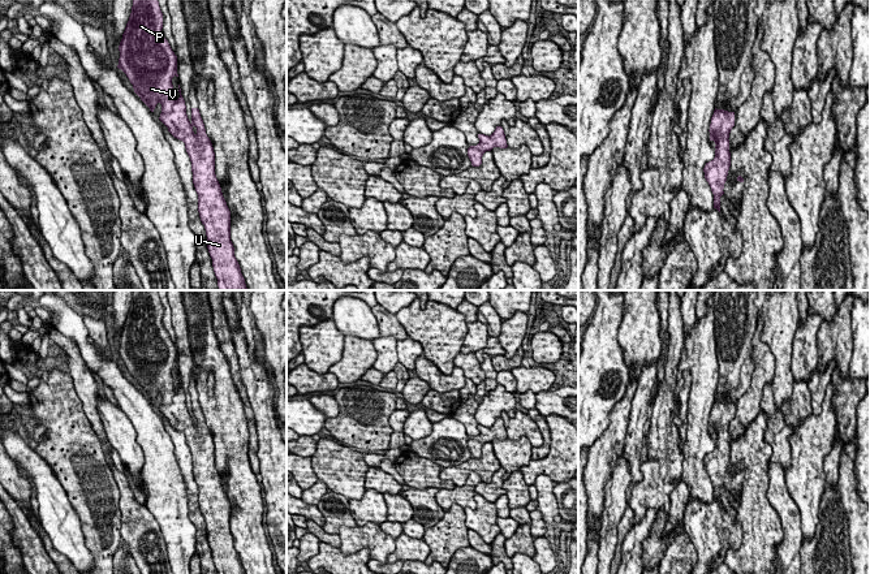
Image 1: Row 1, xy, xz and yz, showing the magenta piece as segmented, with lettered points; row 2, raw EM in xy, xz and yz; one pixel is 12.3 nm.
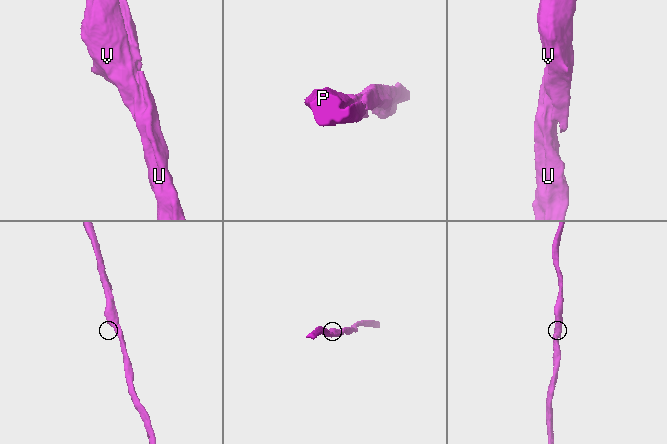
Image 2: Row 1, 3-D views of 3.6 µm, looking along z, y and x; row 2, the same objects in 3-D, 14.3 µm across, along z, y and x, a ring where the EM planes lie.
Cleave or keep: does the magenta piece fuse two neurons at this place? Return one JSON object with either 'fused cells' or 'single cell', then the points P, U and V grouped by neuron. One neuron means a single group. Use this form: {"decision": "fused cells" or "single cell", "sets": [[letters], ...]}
{"decision": "single cell", "sets": [["P", "U", "V"]]}

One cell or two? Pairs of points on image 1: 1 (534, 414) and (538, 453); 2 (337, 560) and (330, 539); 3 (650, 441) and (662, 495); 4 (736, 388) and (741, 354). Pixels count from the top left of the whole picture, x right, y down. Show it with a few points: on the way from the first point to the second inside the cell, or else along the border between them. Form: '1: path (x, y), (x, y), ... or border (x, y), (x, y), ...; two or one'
1: path (542, 423), (546, 444); one
2: border (321, 540), (339, 548); two
3: path (658, 454), (658, 482); one
4: path (736, 380), (736, 362); one

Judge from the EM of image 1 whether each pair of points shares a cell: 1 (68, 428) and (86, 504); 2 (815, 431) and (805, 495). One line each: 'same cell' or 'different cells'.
1: same cell
2: same cell

